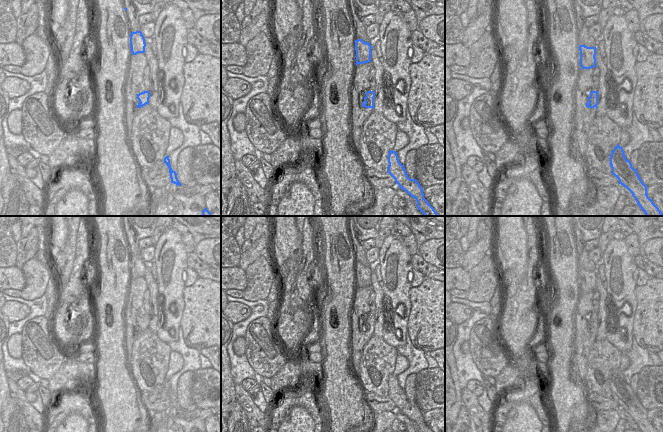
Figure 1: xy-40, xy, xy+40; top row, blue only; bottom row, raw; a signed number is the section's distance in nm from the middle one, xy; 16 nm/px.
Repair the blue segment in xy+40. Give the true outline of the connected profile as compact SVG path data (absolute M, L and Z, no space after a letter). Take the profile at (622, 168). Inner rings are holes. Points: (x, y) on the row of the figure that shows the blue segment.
M615 146L610 155L612 174L618 178L619 184L626 187L636 199L637 205L644 211L646 216L663 216L659 208L647 195L647 187L640 179L637 170L626 159L623 148Z

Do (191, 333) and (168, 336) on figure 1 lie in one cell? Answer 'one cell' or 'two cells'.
two cells

